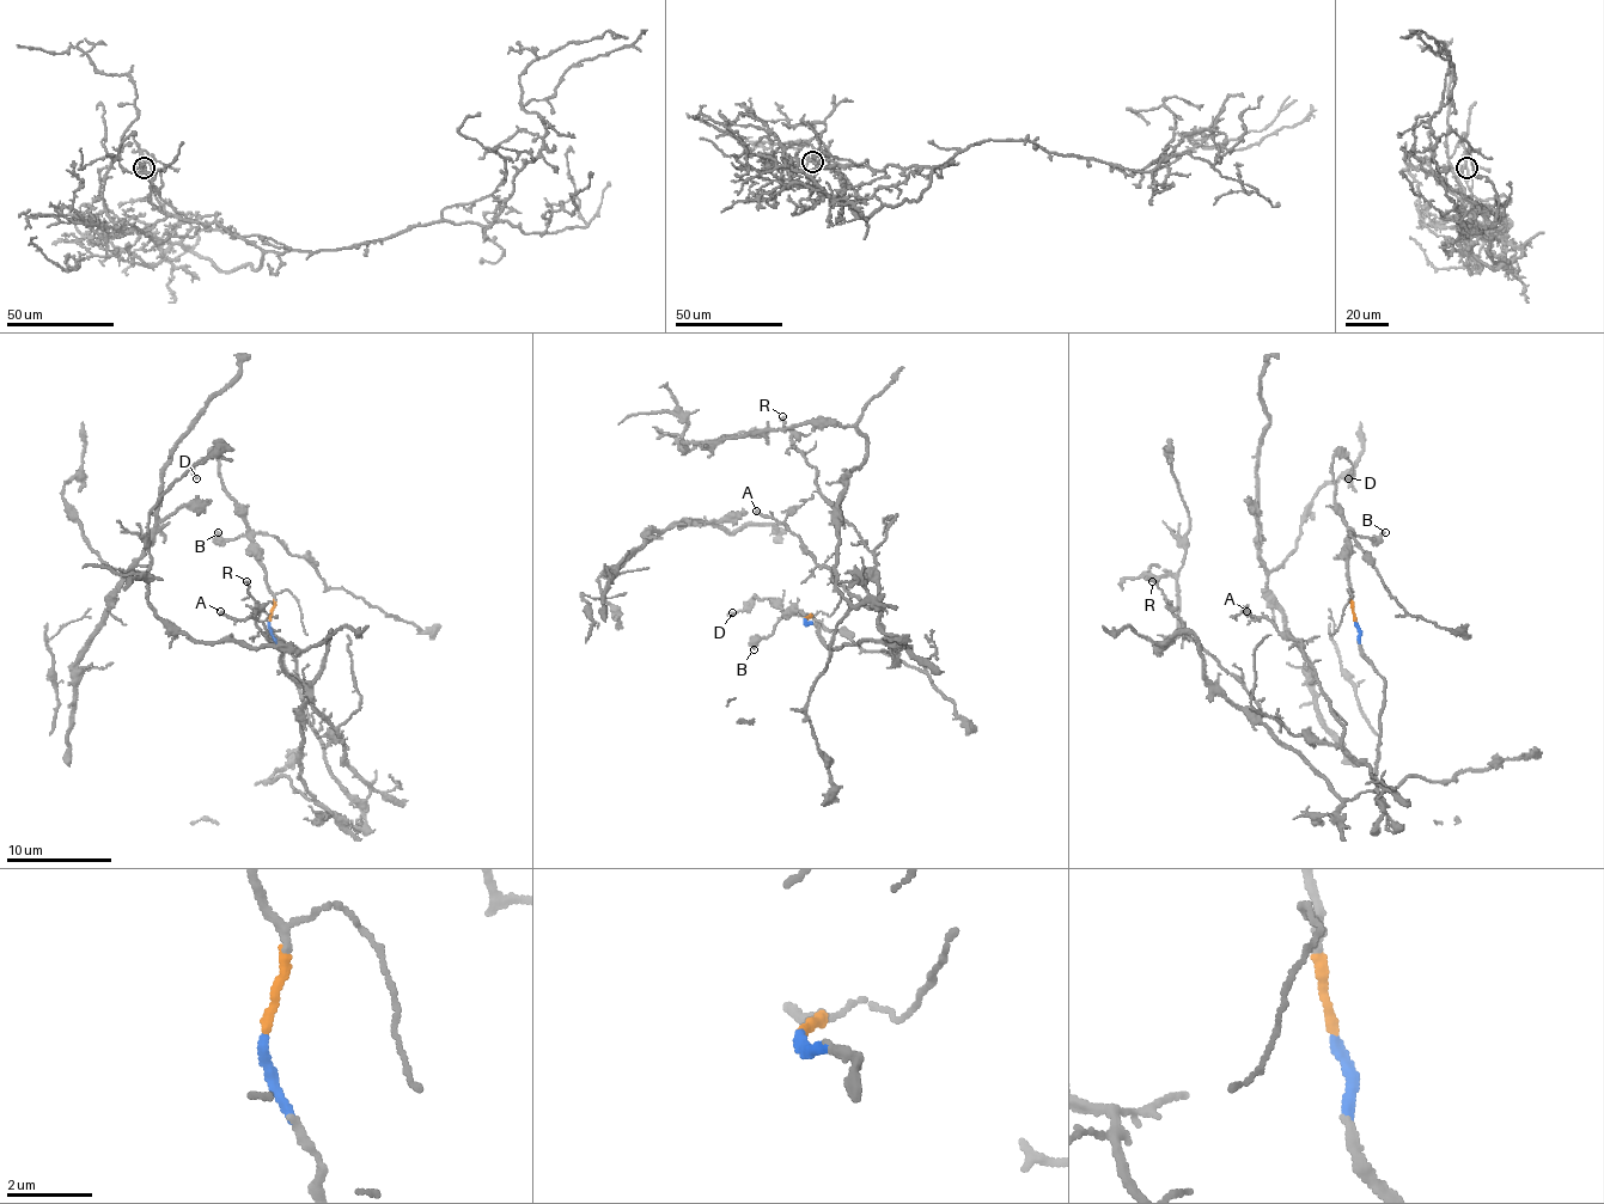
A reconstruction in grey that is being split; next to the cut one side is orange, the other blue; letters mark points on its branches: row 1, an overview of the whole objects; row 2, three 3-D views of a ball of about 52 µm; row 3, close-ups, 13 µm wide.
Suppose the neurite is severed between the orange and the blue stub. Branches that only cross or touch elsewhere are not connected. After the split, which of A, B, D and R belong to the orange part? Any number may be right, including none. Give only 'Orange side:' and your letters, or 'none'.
Orange side: B, D

